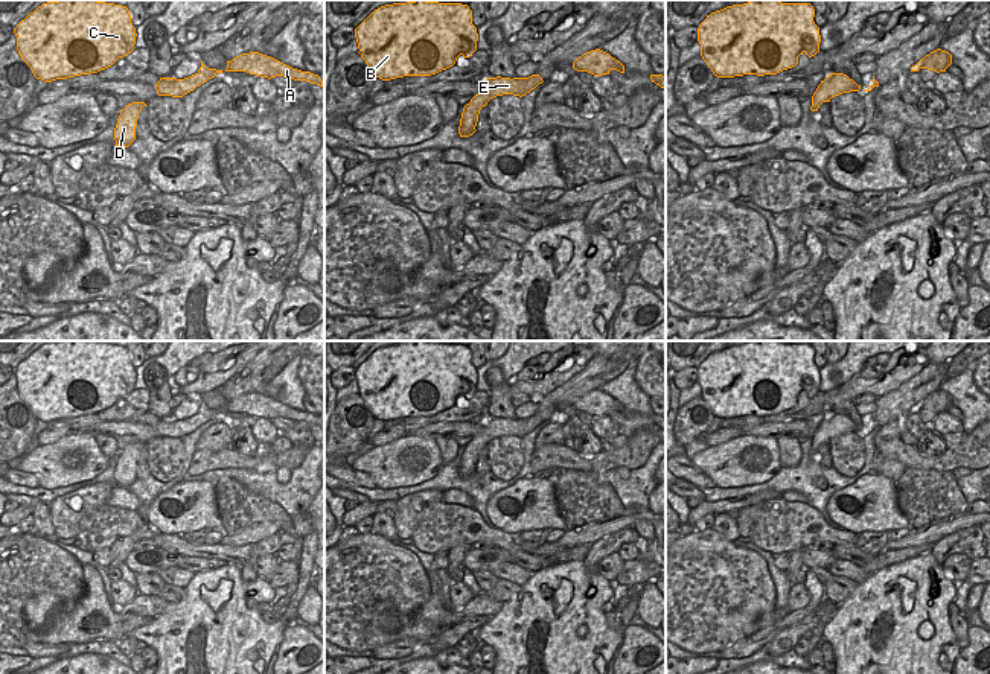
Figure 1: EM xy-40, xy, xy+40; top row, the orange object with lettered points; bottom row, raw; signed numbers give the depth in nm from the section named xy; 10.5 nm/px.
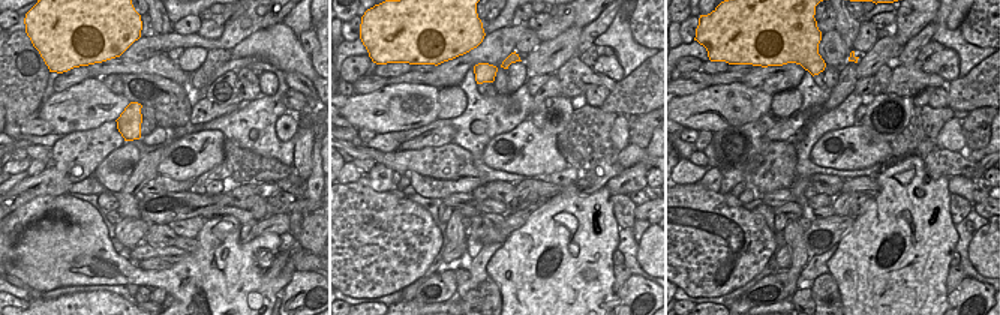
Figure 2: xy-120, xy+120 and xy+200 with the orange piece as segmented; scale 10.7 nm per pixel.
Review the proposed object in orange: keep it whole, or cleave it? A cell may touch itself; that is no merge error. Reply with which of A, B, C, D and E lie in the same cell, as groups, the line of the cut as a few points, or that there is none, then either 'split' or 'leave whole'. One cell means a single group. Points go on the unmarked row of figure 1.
groups A B C D E; cut none; leave whole

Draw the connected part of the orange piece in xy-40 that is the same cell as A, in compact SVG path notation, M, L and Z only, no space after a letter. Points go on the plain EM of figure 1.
M259 393L242 394L233 399L232 402L227 402L225 412L247 412L250 415L256 415L268 420L276 417L283 417L294 421L306 421L311 424L317 424L324 429L324 424L318 415L292 409Z

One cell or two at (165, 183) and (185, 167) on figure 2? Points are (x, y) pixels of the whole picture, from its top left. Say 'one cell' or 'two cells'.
two cells

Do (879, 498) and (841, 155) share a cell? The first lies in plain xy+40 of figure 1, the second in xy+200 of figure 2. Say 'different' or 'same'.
same

